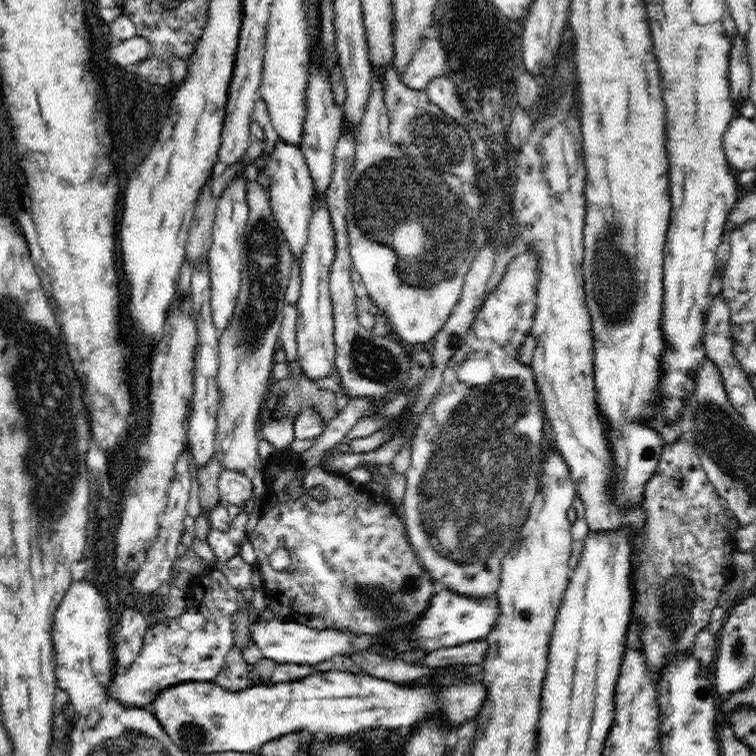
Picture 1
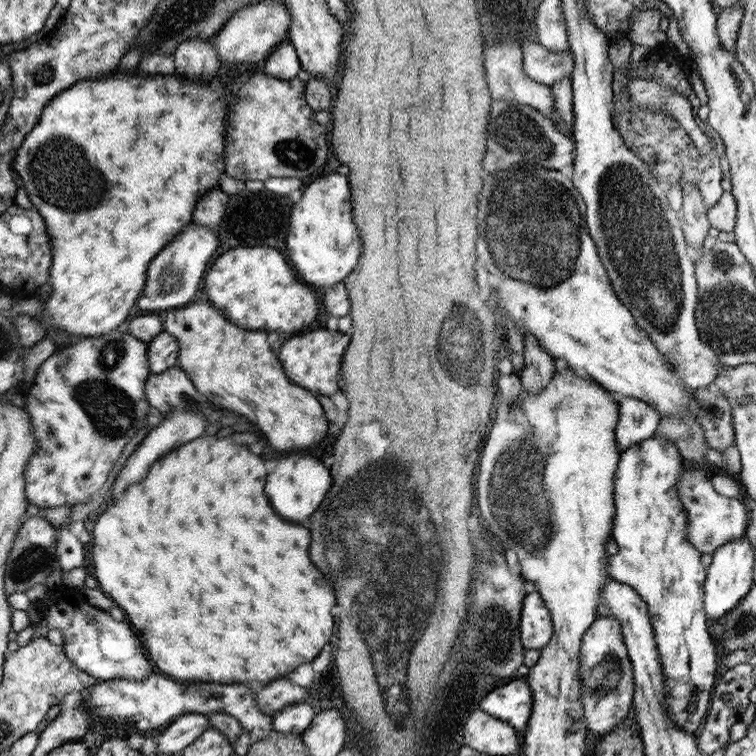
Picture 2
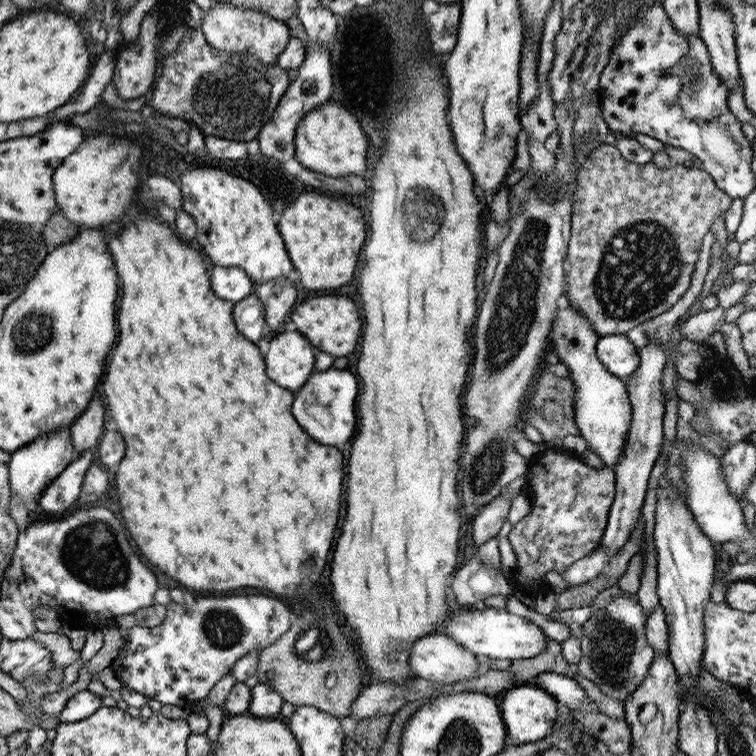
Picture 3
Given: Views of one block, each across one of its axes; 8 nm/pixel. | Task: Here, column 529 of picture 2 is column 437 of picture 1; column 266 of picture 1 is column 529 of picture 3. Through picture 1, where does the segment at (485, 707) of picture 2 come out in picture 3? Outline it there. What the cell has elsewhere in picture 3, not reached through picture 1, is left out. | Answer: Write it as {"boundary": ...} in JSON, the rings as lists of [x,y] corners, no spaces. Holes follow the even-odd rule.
{"boundary":[[[532,682],[507,688],[499,696],[499,707],[509,744],[514,745],[542,742],[546,736],[554,732],[561,711],[561,705],[557,700]]]}

